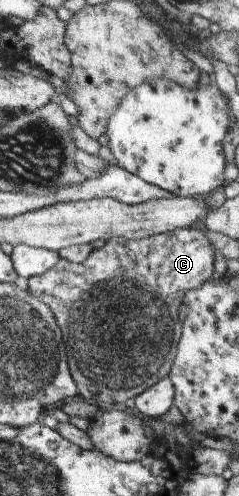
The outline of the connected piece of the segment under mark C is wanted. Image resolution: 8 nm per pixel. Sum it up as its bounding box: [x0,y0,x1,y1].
[24,226,216,403]

